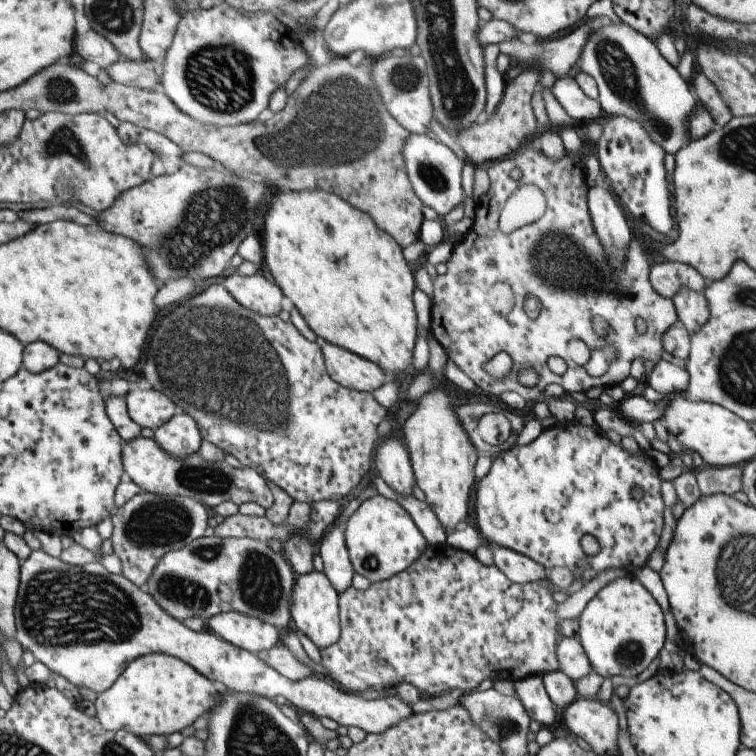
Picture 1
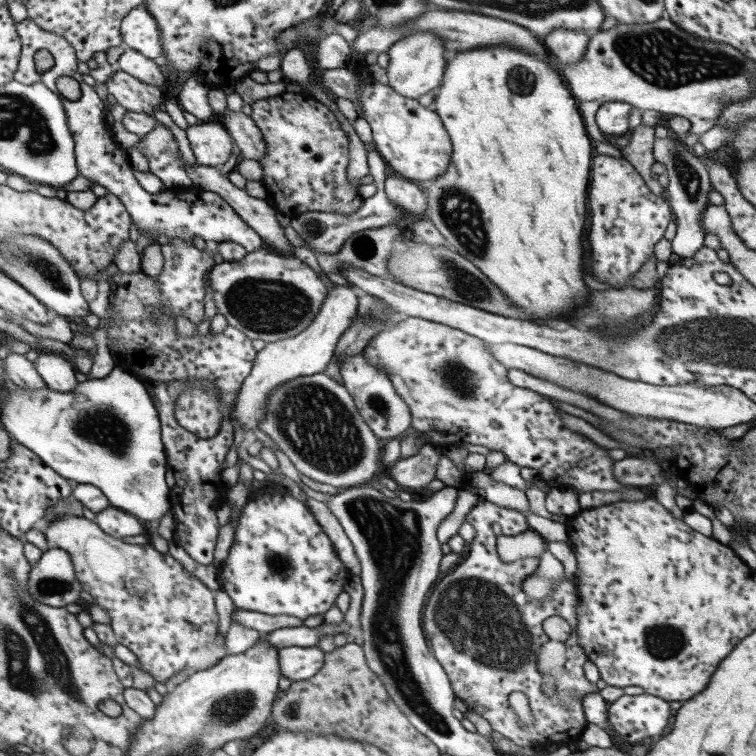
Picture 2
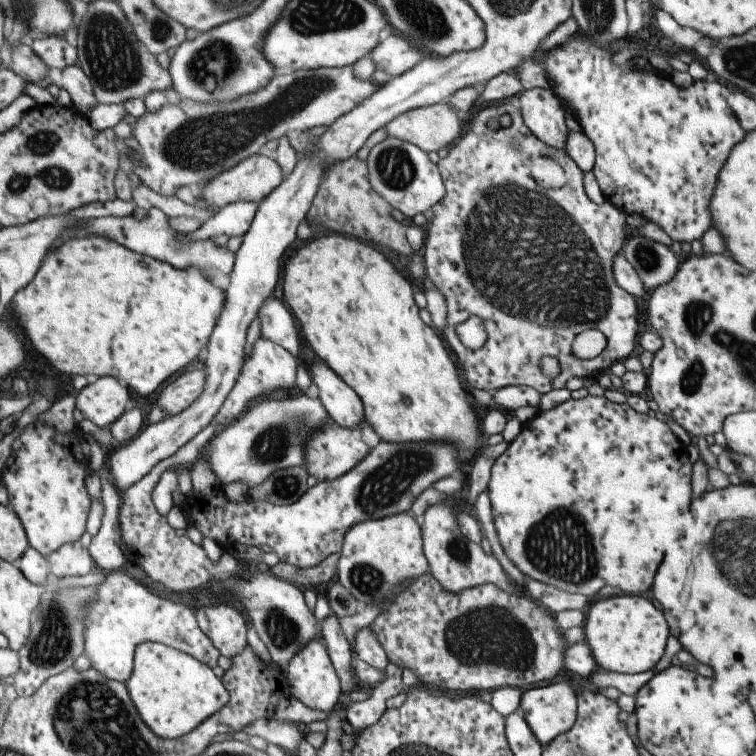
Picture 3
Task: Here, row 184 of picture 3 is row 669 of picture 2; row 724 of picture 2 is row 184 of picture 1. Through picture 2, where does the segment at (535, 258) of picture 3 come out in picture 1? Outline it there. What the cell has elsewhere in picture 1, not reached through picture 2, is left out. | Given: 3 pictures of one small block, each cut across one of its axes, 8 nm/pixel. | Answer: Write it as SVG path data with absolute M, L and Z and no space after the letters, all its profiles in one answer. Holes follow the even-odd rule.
M527 140L527 142L523 142L521 144L521 148L518 153L513 152L513 154L505 156L503 159L491 161L489 164L486 164L483 168L488 174L490 187L474 206L473 224L468 231L463 234L463 237L453 245L452 251L450 252L450 257L445 262L446 272L444 275L436 275L432 280L432 297L430 298L430 322L428 330L431 332L432 336L435 337L435 340L441 345L441 348L443 348L443 350L446 352L446 357L449 360L452 360L459 367L459 369L463 371L463 374L467 375L467 378L469 378L471 382L474 382L474 386L481 388L483 392L487 392L487 394L491 394L491 396L497 397L504 392L513 391L519 393L527 402L533 402L533 400L537 401L540 399L540 394L544 390L545 386L547 386L547 384L551 384L552 382L562 386L565 393L568 394L584 393L586 390L589 390L589 388L595 388L595 386L601 386L604 388L607 386L619 385L624 378L628 377L629 365L631 362L633 362L633 360L635 360L635 358L639 358L639 360L643 361L649 360L649 362L652 362L653 364L658 363L663 358L664 350L661 344L662 334L669 327L673 327L672 324L675 324L675 321L678 320L673 301L667 297L662 297L651 286L650 280L648 279L649 267L645 261L645 256L643 255L641 248L639 248L635 241L630 241L627 254L624 257L624 262L622 263L621 267L613 269L608 264L608 259L604 254L604 250L602 249L600 242L597 240L597 235L595 234L592 227L592 222L590 221L590 216L586 205L586 194L588 188L586 187L583 169L580 165L580 160L584 157L584 154L593 152L593 146L585 142L585 140L582 140L582 144L583 148L580 155L569 155L564 150L564 155L557 161L553 162L552 160L549 160L549 158L547 158L543 153L539 154L539 152L535 152L535 150L532 149L531 142ZM521 185L533 185L542 192L547 190L547 208L545 208L542 217L538 218L535 222L512 230L510 233L503 233L498 227L500 210L502 209L504 202L508 199L508 196ZM498 282L509 283L512 291L514 292L513 308L505 315L496 313L490 307L491 301L488 298L488 288L493 283ZM527 296L529 296L529 298L533 298L533 296L535 296L535 300L539 302L539 308L537 308L539 312L537 312L537 316L535 316L535 318L526 317L525 310L523 310L523 302L525 302L525 298L527 298ZM569 340L581 340L581 342L584 342L585 346L587 346L590 351L597 351L598 349L611 346L616 351L616 360L611 361L608 364L606 371L601 374L593 372L589 367L586 366L579 367L578 364L569 361L569 358L567 358L567 352L565 352L565 342L569 342ZM501 351L505 351L511 357L512 367L510 373L503 380L495 380L485 372L484 364L494 354ZM549 356L559 356L565 361L567 367L565 373L562 375L555 375L553 372L551 372L551 370L547 369L547 364L545 362L547 362L547 358L549 358ZM524 367L530 367L537 375L537 382L535 382L535 386L531 386L531 388L525 388L525 386L517 381L517 374L519 374Z

